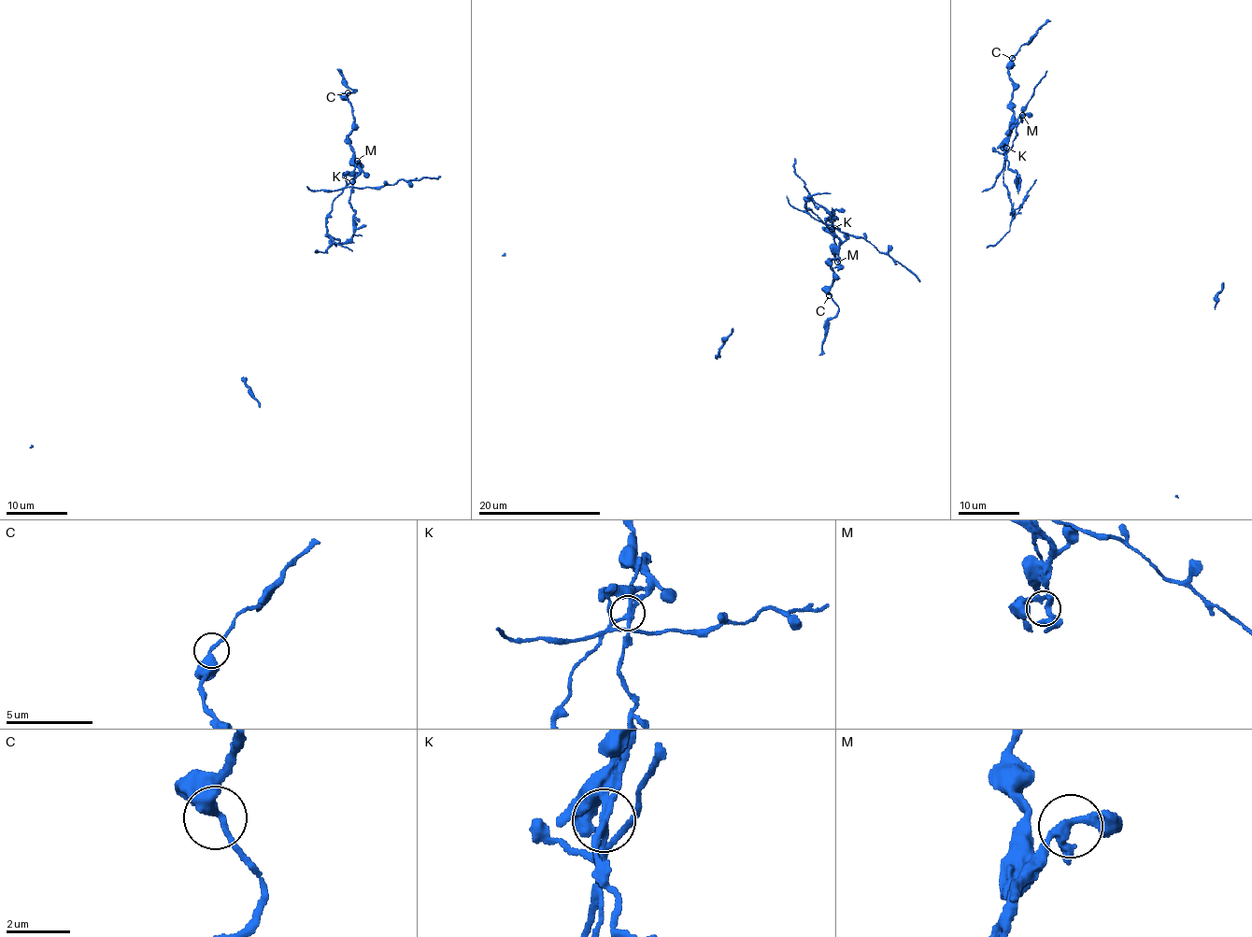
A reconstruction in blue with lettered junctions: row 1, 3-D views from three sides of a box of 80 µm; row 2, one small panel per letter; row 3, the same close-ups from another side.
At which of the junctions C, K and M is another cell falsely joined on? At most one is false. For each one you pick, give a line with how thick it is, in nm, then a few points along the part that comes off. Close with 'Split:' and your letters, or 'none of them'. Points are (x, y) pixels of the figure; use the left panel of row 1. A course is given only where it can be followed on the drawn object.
K: 240 nm | (351, 180), (332, 203), (326, 222), (331, 245), (327, 252), (316, 251)
Split: K

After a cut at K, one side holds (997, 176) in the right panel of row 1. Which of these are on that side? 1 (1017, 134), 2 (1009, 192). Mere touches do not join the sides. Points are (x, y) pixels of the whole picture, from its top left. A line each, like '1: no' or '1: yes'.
1: yes
2: yes

